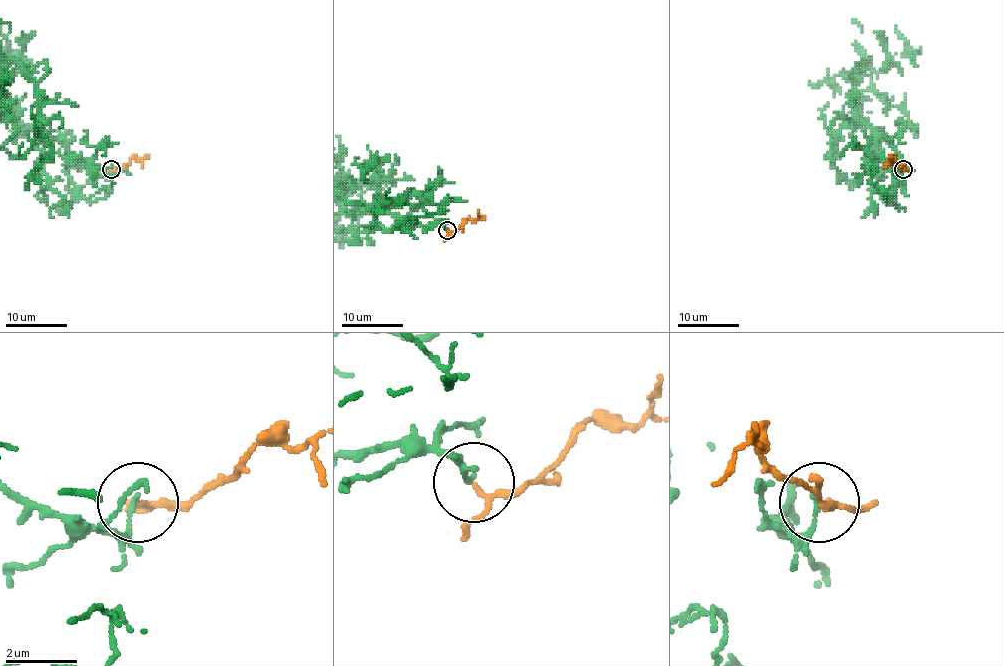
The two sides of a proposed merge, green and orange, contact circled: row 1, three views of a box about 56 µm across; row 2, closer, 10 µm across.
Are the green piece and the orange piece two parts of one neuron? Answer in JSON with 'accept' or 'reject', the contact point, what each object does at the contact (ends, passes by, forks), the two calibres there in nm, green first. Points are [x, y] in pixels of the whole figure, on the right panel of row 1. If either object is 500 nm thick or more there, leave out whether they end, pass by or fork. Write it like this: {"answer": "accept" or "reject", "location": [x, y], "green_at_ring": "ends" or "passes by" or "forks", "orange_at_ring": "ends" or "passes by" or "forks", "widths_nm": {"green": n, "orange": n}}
{"answer": "accept", "location": [903, 169], "green_at_ring": "ends", "orange_at_ring": "passes by", "widths_nm": {"green": 130, "orange": 120}}

